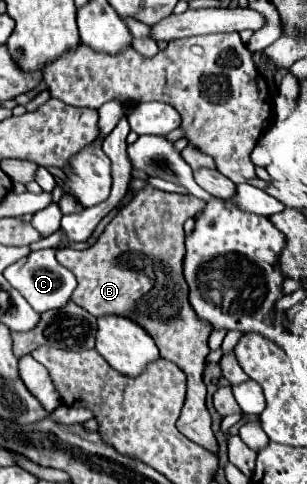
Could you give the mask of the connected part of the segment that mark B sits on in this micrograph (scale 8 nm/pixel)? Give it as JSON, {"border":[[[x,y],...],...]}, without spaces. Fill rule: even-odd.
{"border":[[[145,185],[135,193],[131,203],[113,217],[95,245],[85,251],[61,249],[57,251],[57,261],[73,271],[79,281],[73,295],[75,305],[95,317],[115,313],[133,319],[155,339],[159,355],[177,363],[187,373],[187,399],[177,429],[189,441],[217,455],[219,447],[211,429],[211,415],[205,407],[203,383],[205,357],[209,353],[207,339],[213,327],[203,319],[199,321],[189,303],[189,287],[183,277],[183,223],[189,217],[195,217],[203,207],[205,201],[199,201],[193,195],[165,193]]]}

